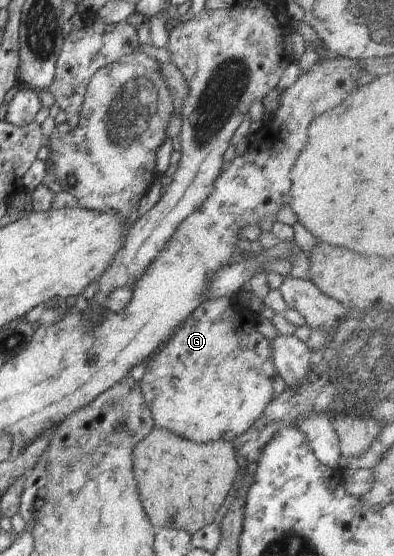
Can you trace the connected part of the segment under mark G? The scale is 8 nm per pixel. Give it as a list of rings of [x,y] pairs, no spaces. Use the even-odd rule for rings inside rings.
[[[224,296],[224,298],[214,298],[214,300],[207,300],[203,302],[181,325],[176,329],[176,332],[170,337],[168,342],[165,342],[161,346],[159,351],[154,356],[149,356],[144,362],[144,376],[140,382],[140,390],[146,402],[146,406],[150,408],[152,416],[155,420],[155,427],[162,428],[162,430],[172,430],[174,434],[180,434],[180,436],[186,436],[188,440],[194,440],[194,442],[212,442],[212,440],[218,440],[218,438],[226,438],[226,440],[234,440],[238,434],[242,436],[243,432],[246,432],[266,410],[266,406],[270,404],[272,400],[272,394],[274,392],[274,378],[277,374],[275,369],[272,350],[270,350],[270,342],[264,335],[257,331],[259,315],[251,312],[247,308],[237,307],[239,303],[235,301],[235,296]]]

